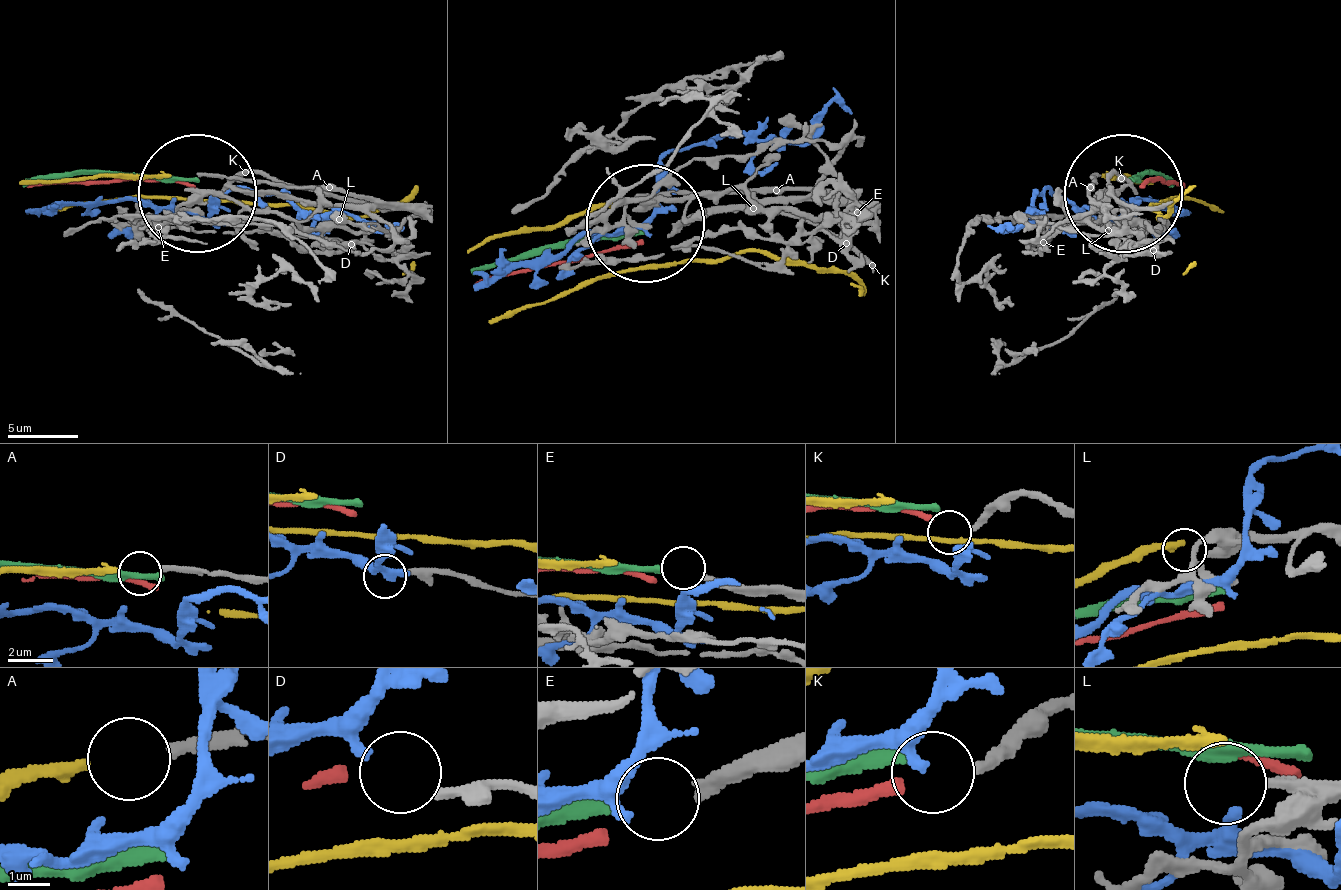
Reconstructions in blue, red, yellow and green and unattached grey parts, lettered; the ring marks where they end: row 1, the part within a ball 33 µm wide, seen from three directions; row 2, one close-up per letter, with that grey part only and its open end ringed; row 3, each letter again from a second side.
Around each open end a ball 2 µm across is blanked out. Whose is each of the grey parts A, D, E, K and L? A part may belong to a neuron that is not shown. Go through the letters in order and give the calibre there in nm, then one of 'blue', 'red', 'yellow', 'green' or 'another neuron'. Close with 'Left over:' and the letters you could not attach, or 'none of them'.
A: 240 nm | yellow
D: 180 nm | blue
E: 320 nm | green
K: 260 nm | red
L: 340 nm | another neuron
Left over: L

